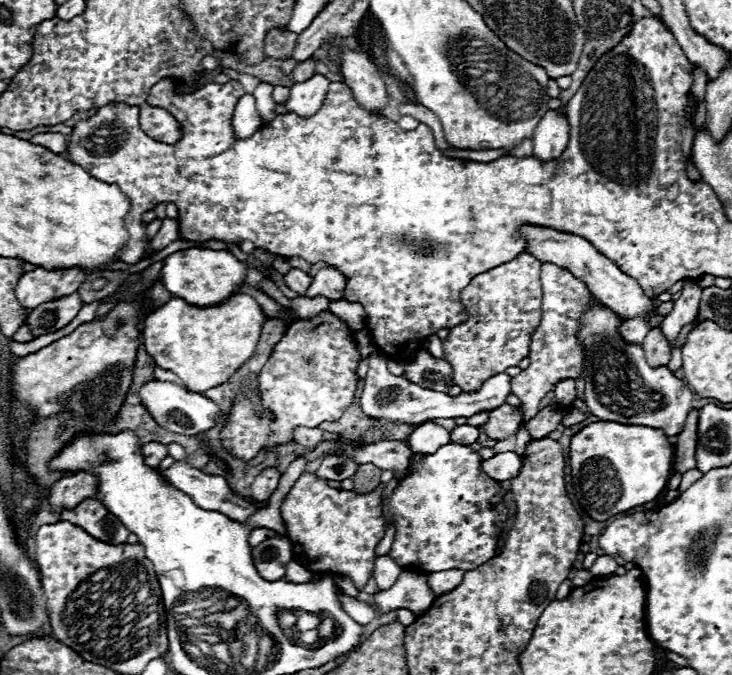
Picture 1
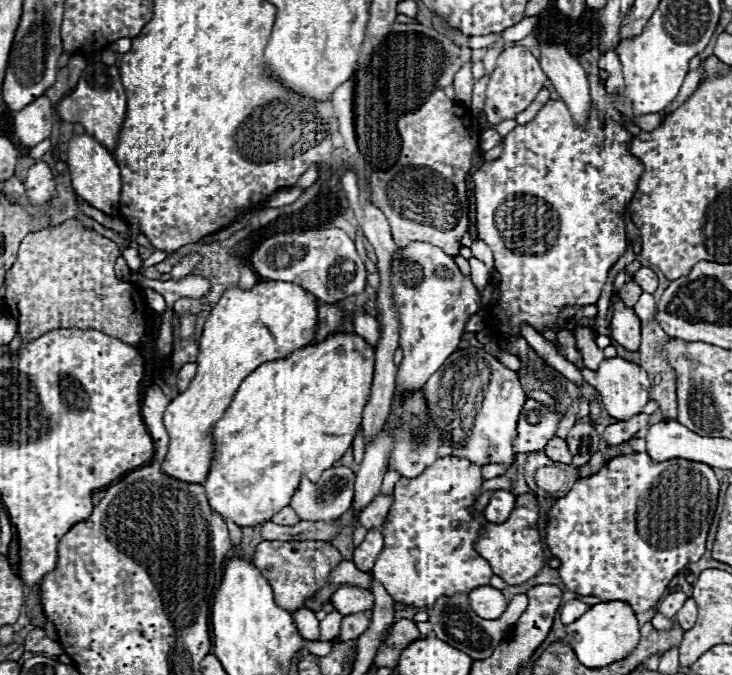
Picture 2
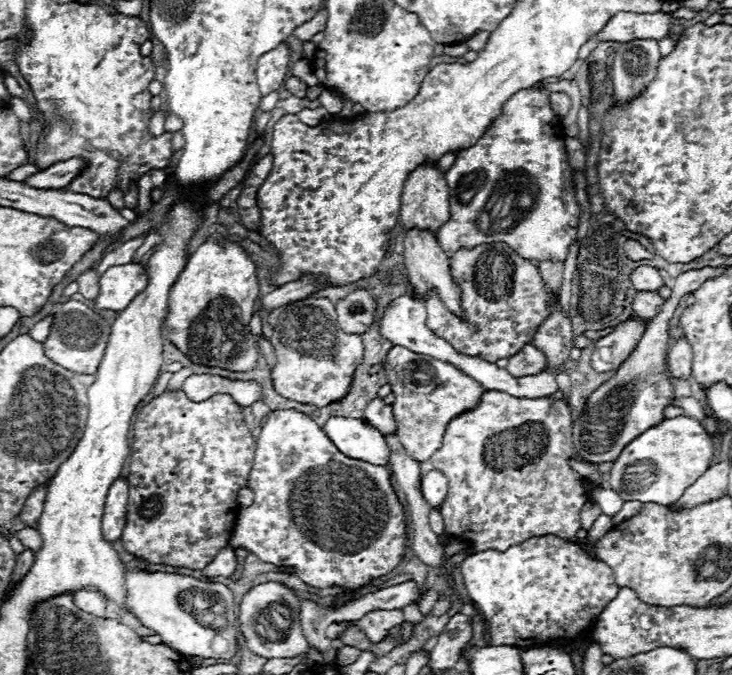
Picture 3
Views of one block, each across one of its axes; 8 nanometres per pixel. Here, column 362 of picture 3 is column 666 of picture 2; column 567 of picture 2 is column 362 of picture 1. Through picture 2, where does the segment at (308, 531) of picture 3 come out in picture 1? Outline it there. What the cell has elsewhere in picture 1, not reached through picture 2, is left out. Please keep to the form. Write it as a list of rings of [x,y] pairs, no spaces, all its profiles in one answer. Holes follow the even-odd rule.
[[[386,470],[380,486],[368,494],[330,488],[326,480],[318,480],[312,474],[302,474],[296,480],[294,488],[282,500],[280,512],[286,524],[286,536],[312,560],[308,570],[328,570],[348,576],[358,590],[368,584],[374,570],[374,548],[386,530],[386,522],[382,518],[382,486],[392,478],[394,472]]]

